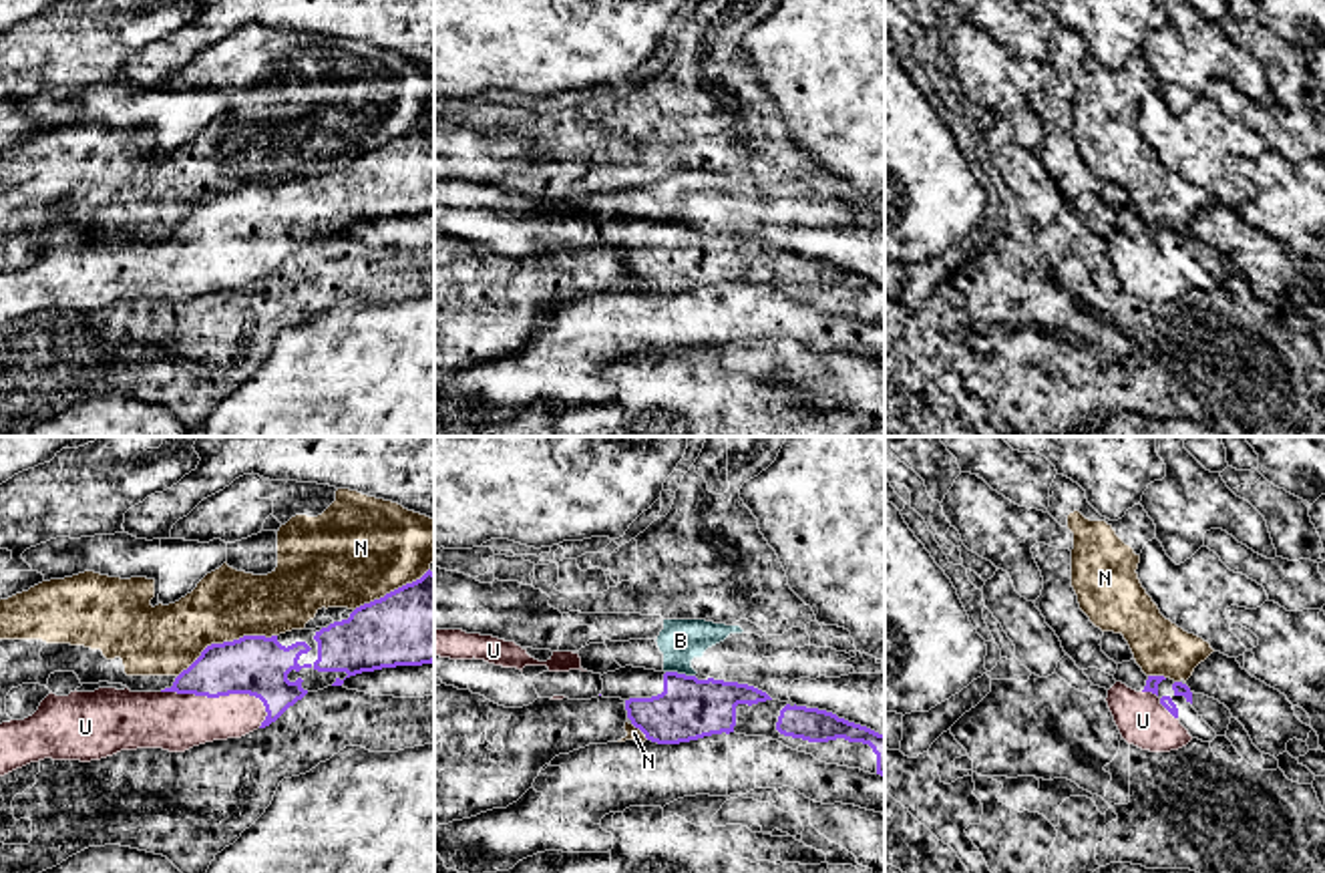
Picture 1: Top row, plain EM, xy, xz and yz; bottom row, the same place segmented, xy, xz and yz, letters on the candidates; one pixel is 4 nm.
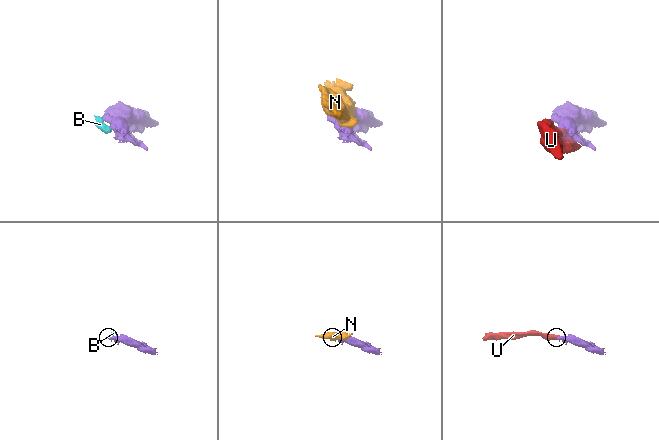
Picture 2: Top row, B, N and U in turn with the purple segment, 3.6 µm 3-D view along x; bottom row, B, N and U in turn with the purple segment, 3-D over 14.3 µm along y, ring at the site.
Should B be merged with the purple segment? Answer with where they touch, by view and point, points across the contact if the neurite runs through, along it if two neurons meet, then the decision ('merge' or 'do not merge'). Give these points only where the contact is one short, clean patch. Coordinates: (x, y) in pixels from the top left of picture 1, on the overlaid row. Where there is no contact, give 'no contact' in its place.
xz (680, 674) | do not merge

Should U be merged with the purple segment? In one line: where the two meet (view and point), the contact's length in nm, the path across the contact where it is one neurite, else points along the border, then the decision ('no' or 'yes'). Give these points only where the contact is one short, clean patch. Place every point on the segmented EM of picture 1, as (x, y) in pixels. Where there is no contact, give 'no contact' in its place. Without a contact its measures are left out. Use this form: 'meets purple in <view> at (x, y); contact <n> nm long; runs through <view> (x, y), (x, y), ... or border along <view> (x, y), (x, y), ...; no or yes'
meets purple in xy at (218, 696); contact 440 nm long; yes

